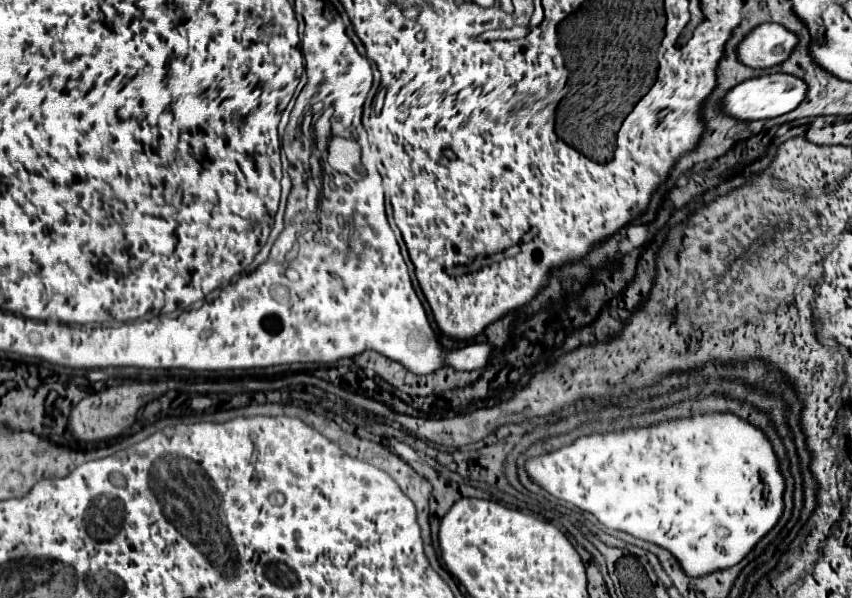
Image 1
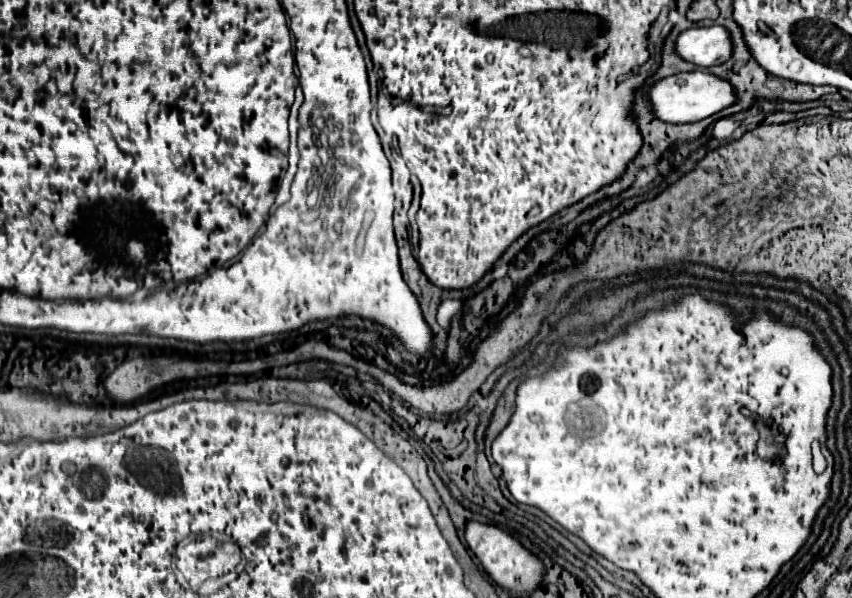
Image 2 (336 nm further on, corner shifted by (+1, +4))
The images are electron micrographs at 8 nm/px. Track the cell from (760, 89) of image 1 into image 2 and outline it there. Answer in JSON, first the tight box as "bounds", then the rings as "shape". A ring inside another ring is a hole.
{"bounds":[650,72,738,124],"shape":[[[684,72],[684,74],[676,74],[670,78],[664,78],[660,82],[656,82],[650,88],[650,100],[652,100],[652,108],[654,114],[660,116],[662,122],[672,122],[672,124],[692,124],[698,120],[704,120],[732,104],[738,102],[736,90],[732,88],[730,80],[720,78],[712,72]]]}

